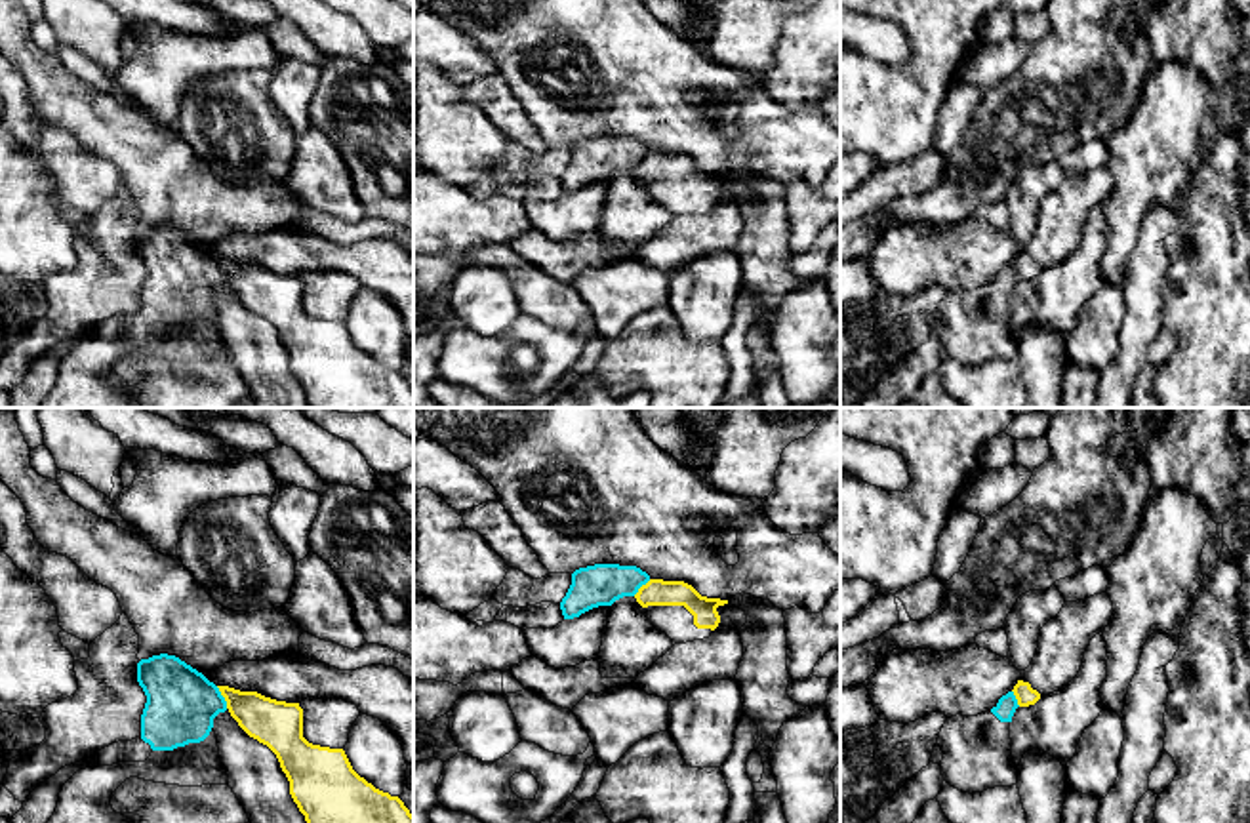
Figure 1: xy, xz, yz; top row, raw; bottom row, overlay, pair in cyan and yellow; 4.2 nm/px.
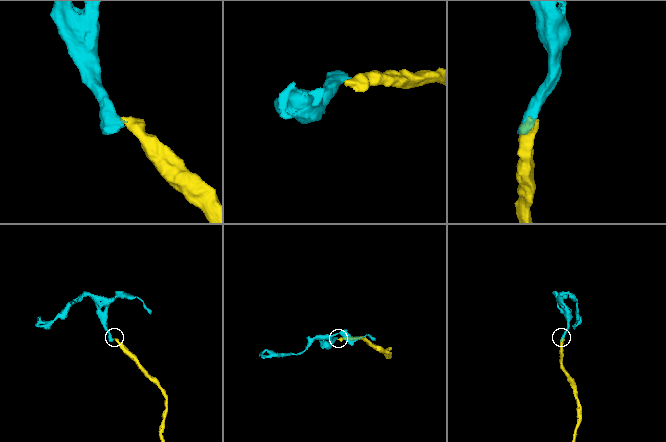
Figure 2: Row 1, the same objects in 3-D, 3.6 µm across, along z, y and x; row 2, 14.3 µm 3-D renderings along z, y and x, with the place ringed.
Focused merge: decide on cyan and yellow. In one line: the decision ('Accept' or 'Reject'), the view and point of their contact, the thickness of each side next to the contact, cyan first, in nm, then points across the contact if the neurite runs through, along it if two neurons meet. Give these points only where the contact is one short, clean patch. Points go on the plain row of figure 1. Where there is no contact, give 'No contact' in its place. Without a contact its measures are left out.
Reject. Touches cyan at xy (223, 271). Thickness 300 nm (cyan) against 190 nm. Boundary: xy (216, 260), (227, 281)

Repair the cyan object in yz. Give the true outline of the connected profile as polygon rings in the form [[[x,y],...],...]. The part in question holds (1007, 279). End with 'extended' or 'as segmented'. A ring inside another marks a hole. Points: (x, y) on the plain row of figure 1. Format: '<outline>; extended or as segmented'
[[[1008,265],[991,284],[947,291],[938,318],[943,324],[941,349],[951,360],[974,368],[1018,358],[1010,312],[1010,295],[1018,280],[1014,265]]]; extended

